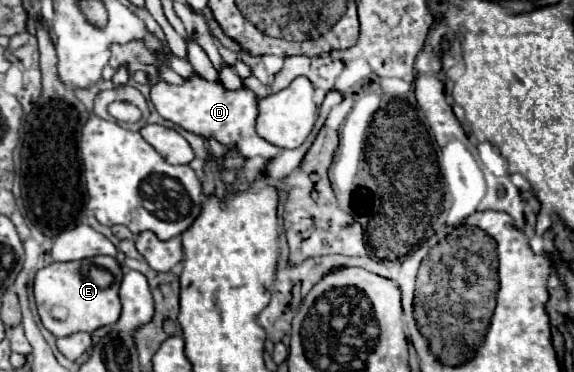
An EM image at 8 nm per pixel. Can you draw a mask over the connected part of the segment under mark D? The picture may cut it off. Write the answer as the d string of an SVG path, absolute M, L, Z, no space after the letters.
M196 76L196 78L186 80L182 86L172 86L168 82L156 82L152 86L152 102L162 118L182 126L184 130L190 130L202 138L214 136L224 146L236 146L238 152L248 158L252 156L270 158L268 142L262 140L254 128L256 116L258 116L256 94L248 88L230 92L222 84L212 84Z

